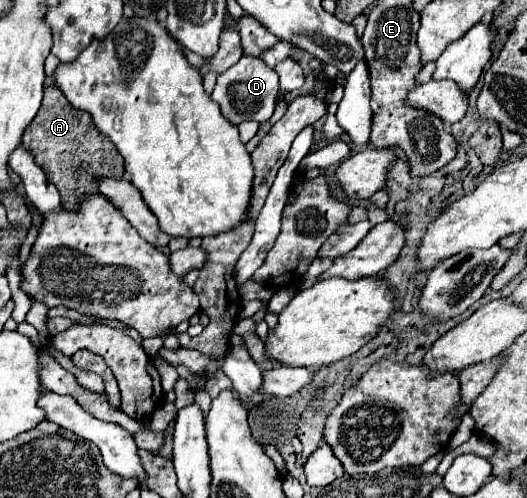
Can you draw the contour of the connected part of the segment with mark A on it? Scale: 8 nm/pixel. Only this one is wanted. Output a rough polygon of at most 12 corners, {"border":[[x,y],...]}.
{"border":[[55,85],[23,145],[77,209],[123,157]]}

